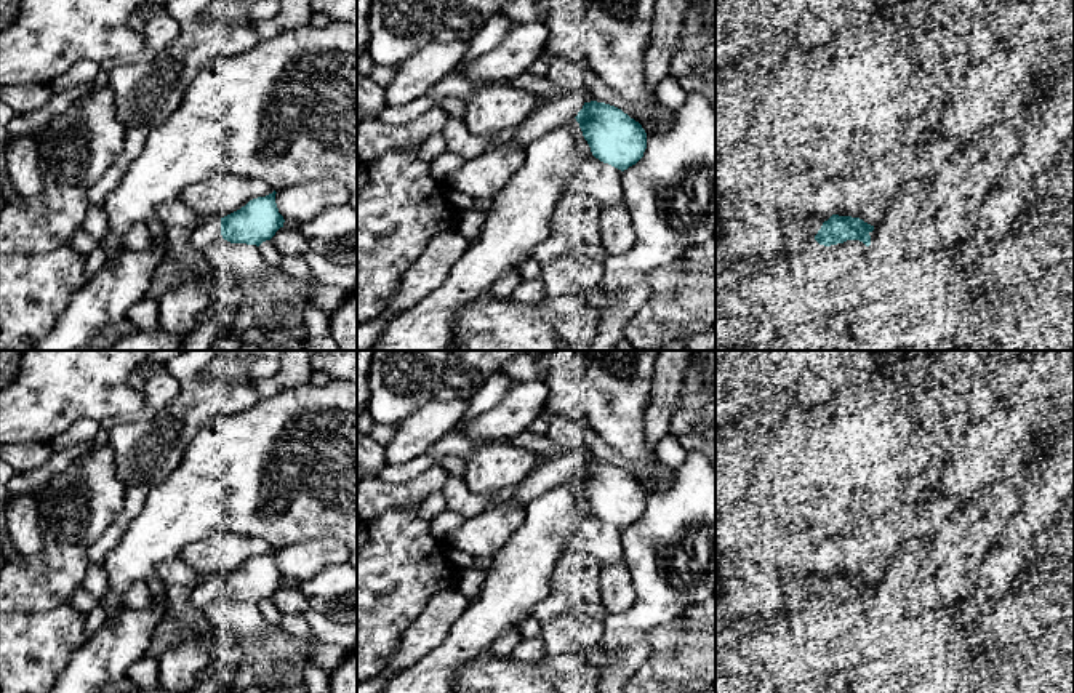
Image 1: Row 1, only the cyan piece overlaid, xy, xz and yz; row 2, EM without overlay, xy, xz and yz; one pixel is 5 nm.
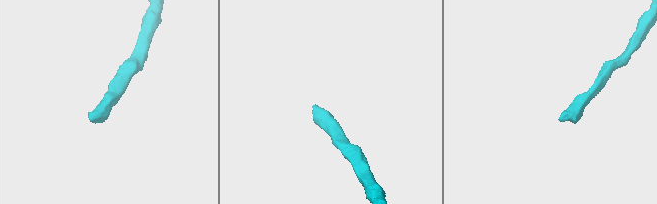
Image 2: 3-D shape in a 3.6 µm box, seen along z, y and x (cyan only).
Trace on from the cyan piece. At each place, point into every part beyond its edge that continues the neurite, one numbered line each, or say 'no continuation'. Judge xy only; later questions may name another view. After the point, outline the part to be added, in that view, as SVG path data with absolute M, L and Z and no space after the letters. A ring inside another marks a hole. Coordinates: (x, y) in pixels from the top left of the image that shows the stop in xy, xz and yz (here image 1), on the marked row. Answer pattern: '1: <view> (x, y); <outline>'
1: xy (205, 236); M221 219L206 221L194 230L192 248L205 253L205 250L214 245L221 237Z

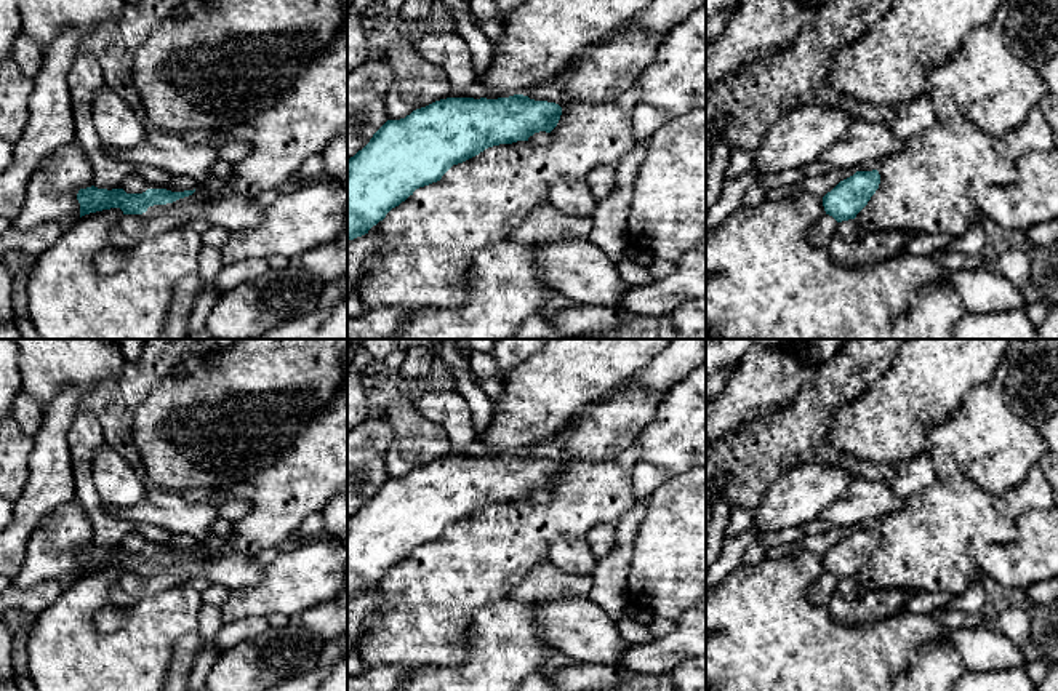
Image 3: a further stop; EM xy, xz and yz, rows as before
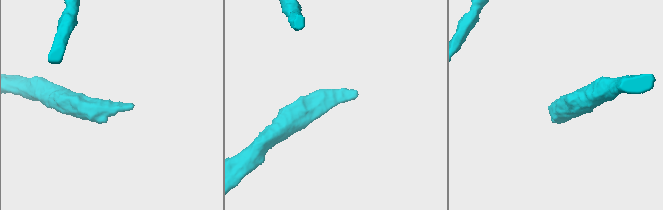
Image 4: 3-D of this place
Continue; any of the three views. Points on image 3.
1: xy (234, 211); M210 178L189 197L149 206L142 214L126 214L110 232L110 243L115 248L131 248L166 230L181 229L194 219L208 221L229 232L240 232L258 226L264 211L256 197L227 194L222 181Z

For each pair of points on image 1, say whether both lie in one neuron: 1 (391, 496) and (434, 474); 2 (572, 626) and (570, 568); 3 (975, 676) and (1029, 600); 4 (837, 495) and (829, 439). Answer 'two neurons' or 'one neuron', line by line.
1: one neuron
2: two neurons
3: one neuron
4: one neuron

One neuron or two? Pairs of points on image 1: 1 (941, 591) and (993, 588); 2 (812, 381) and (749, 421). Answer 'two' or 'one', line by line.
1: two
2: one

